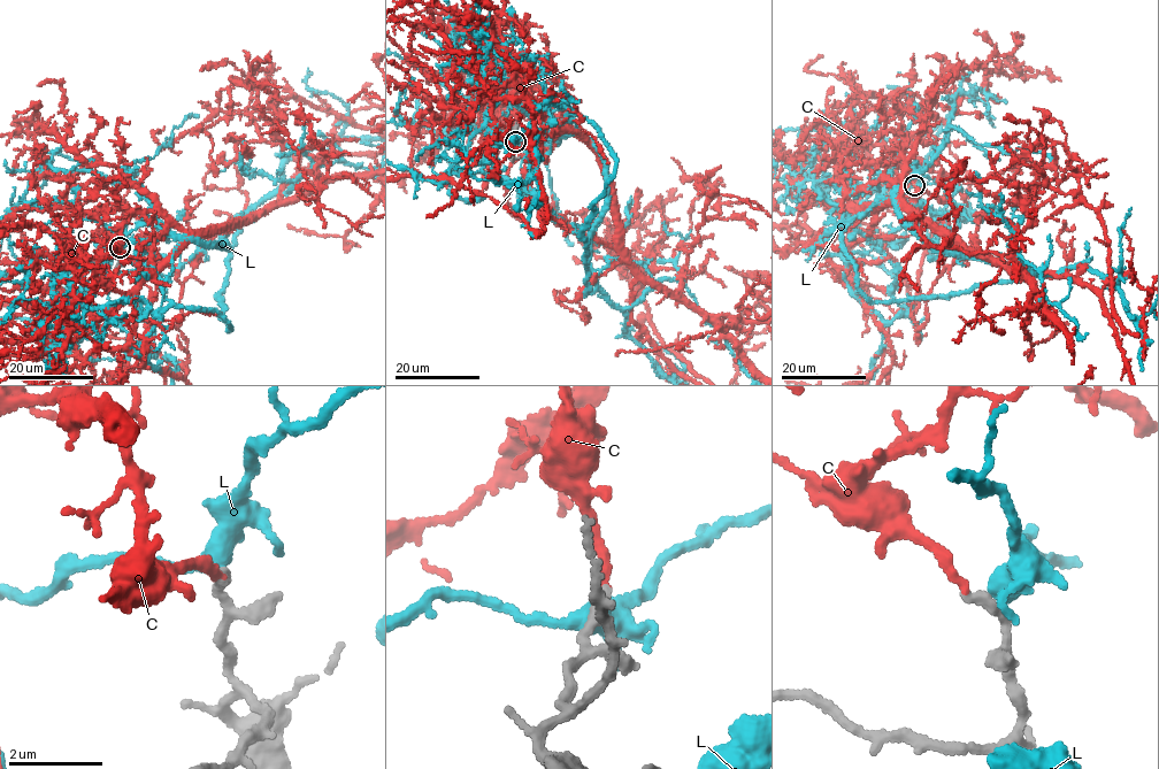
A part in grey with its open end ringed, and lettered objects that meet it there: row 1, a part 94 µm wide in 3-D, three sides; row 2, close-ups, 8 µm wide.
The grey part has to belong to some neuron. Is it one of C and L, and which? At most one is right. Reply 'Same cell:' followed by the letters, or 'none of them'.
Same cell: C

